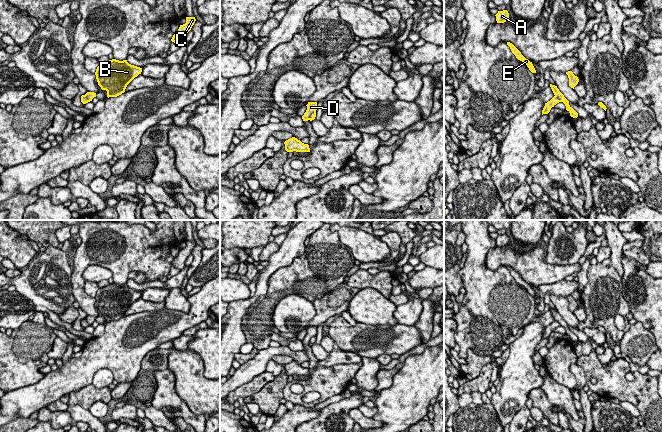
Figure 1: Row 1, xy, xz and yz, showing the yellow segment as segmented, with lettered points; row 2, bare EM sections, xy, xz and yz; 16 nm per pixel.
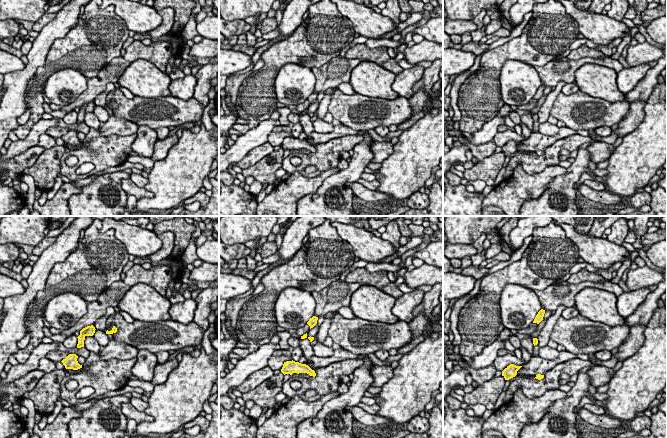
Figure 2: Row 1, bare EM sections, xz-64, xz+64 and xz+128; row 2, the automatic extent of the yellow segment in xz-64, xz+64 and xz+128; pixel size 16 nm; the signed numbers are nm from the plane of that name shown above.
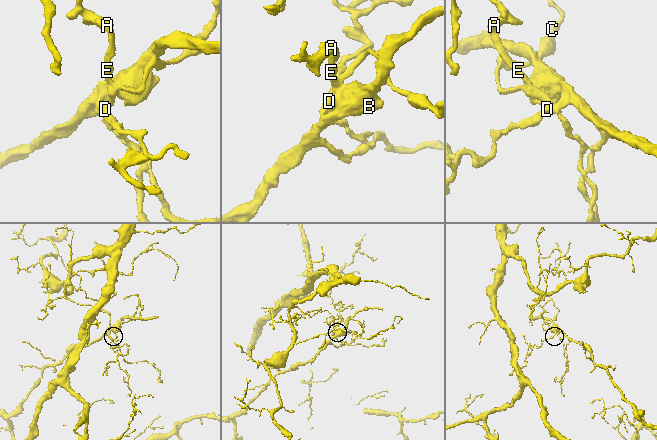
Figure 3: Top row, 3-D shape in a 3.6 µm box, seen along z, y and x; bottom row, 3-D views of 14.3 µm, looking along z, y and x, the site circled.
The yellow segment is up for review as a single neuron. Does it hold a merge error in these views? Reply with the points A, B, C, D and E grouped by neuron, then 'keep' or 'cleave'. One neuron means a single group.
A C E / B D; cleave

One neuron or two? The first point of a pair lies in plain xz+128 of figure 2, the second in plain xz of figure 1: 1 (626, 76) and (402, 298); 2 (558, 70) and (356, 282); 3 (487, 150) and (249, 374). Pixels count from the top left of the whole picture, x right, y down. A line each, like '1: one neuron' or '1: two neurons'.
1: two neurons
2: two neurons
3: two neurons

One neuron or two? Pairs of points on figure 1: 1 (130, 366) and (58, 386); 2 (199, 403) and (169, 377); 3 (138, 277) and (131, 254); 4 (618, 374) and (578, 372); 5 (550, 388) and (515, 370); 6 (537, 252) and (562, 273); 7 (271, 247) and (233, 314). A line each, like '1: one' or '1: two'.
1: one
2: two
3: two
4: two
5: two
6: one
7: two

